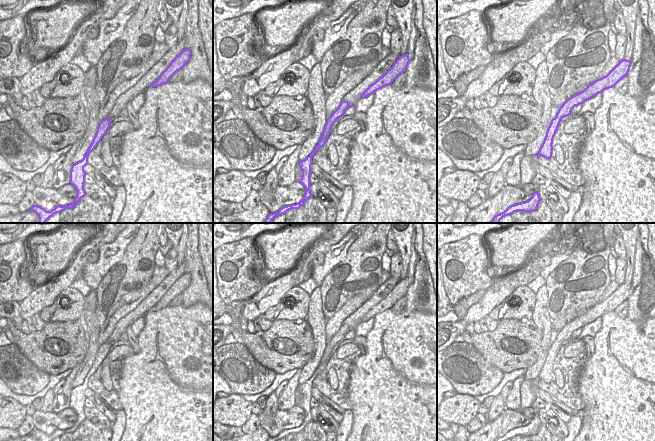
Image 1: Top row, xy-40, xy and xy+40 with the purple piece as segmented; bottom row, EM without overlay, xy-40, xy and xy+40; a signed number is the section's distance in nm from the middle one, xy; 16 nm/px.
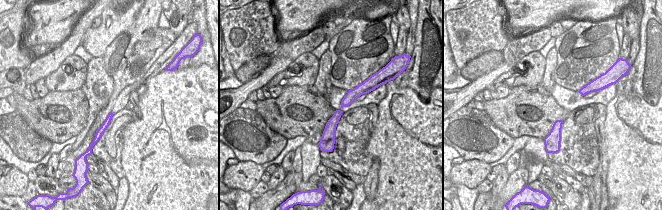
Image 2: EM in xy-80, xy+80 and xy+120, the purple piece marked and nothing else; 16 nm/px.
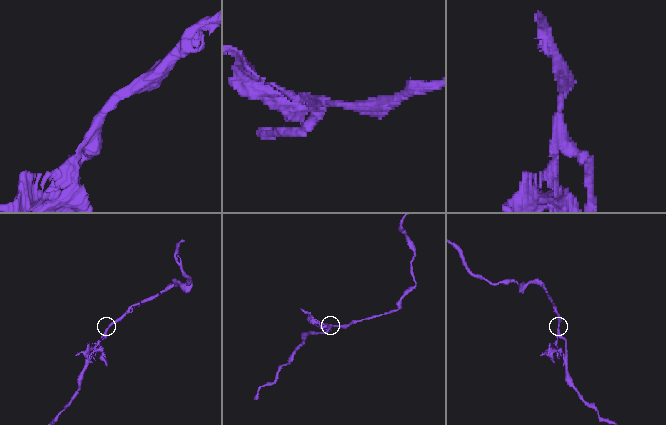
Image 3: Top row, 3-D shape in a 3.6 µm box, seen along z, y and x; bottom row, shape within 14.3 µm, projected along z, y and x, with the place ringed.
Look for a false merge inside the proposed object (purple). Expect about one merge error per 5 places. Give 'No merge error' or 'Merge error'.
Merge error

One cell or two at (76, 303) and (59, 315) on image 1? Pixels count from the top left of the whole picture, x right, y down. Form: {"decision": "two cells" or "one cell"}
{"decision": "one cell"}

